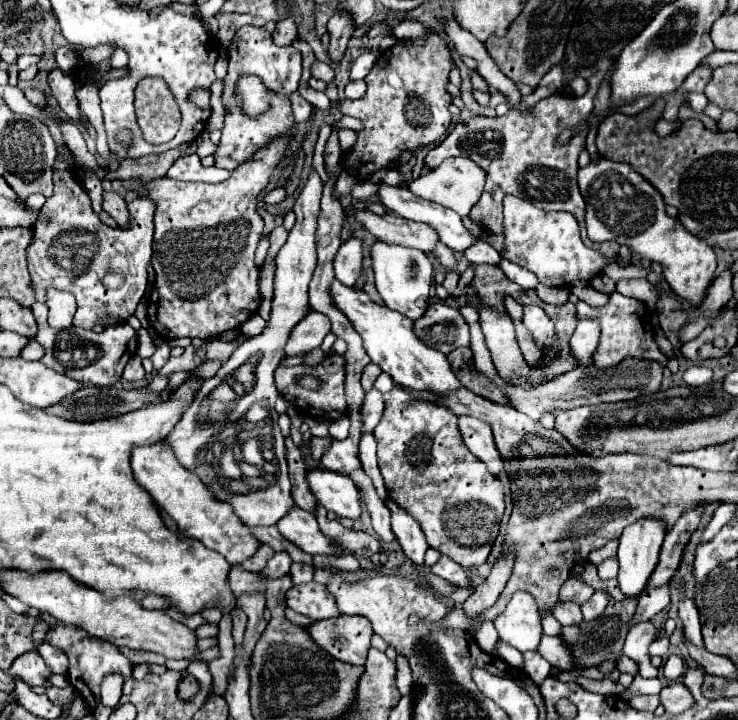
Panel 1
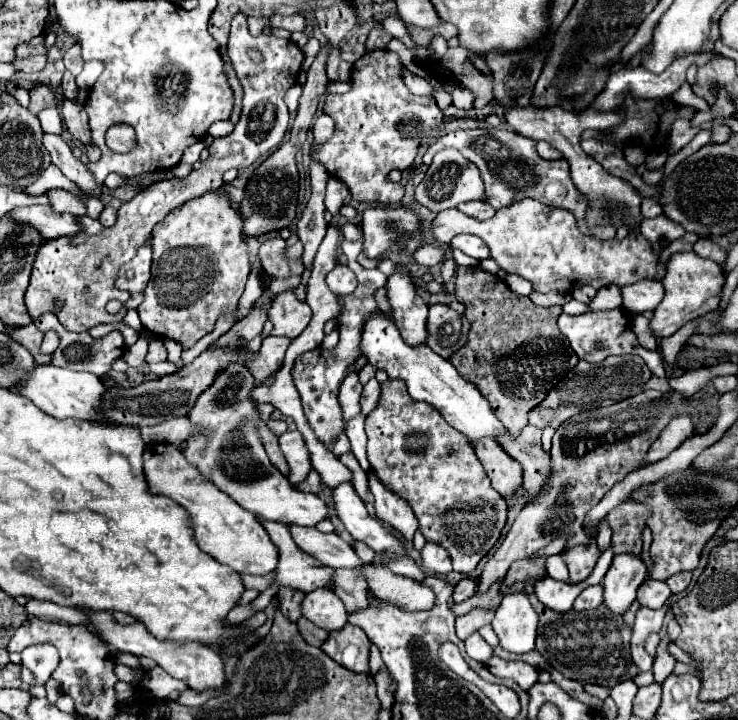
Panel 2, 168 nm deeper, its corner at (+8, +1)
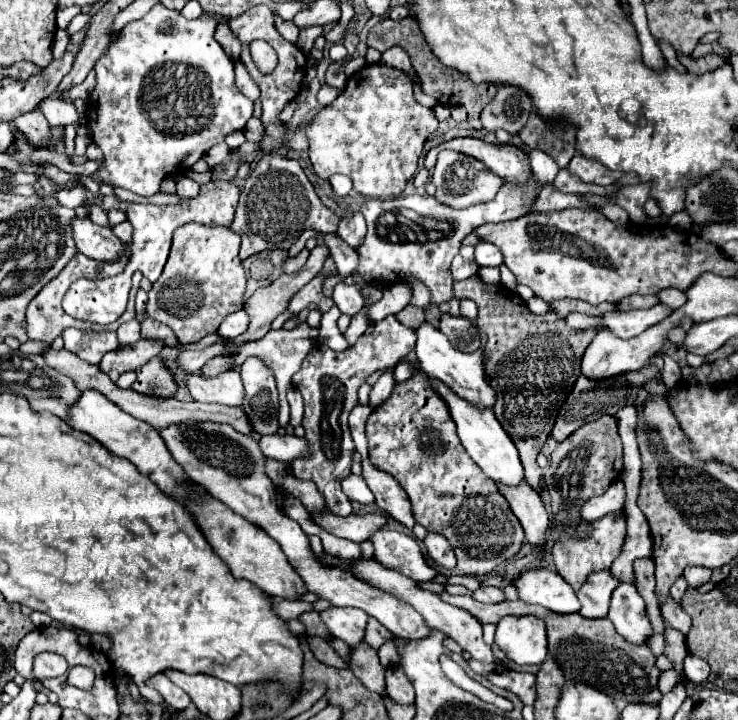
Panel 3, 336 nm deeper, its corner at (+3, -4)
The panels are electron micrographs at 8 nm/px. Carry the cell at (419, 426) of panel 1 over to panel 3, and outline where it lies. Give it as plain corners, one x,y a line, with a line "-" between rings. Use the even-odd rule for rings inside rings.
422,371
414,373
414,377
404,383
396,383
392,395
382,405
374,407
366,421
366,437
372,465
390,473
404,487
412,501
416,523
426,531
442,533
450,541
452,549
458,547
458,571
466,575
488,575
520,551
524,543
524,529
520,521
514,517
514,513
510,513
510,507
498,493
496,483
490,481
490,477
486,477
468,457
466,449
462,449
462,443
454,433
454,421
450,421
446,401
442,401
442,397
430,389
430,381

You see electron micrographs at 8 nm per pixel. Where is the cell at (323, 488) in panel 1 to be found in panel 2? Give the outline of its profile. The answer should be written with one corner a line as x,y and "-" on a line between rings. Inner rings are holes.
349,482
331,488
331,500
337,510
337,518
345,524
347,532
355,540
365,542
375,552
381,552
385,556
405,556
401,542
389,530
385,530
377,518
369,516
363,500
357,496
355,488

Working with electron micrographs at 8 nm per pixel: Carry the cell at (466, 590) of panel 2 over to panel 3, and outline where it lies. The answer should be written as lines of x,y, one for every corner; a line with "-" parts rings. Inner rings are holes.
480,587
478,591
474,591
474,599
482,603
502,603
506,595
498,587

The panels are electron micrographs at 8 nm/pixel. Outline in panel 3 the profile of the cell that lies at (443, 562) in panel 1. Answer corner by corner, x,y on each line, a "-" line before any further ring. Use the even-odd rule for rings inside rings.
428,533
424,537
424,545
426,545
428,555
440,569
452,571
456,567
456,557
454,557
454,551
452,551
450,543
446,541
446,537
442,537
440,533

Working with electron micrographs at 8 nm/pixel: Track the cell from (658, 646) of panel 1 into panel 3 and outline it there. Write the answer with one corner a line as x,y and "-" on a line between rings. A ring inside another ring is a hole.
688,655
684,661
684,673
692,683
704,683
710,675
710,665
694,655

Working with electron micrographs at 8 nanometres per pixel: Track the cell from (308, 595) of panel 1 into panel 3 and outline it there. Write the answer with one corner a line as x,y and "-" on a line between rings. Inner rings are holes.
330,607
320,613
332,637
342,639
350,647
356,647
364,641
368,615
362,609
346,609
346,607

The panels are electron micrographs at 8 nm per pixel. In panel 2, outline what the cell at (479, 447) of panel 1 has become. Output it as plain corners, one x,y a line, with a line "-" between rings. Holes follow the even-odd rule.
477,440
473,450
485,468
491,486
503,498
521,488
521,466
495,440

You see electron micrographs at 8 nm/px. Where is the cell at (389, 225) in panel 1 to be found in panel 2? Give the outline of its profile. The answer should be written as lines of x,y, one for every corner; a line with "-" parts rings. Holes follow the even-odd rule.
519,200
517,204
509,204
505,208
499,208
493,218
483,220
483,222
469,218
459,210
439,212
431,222
431,234
433,234
437,244
447,244
455,234
461,234
461,232
475,234
475,236
483,238
483,242
491,250
491,258
499,264
499,268
503,268
509,274
517,274
517,276
527,278
533,284
533,290
537,290
537,292
549,292
549,290
573,292
575,288
579,288
583,284
591,284
593,288
603,288
607,284
625,286
625,284
633,284
633,282
643,280
643,278
661,280
661,276
665,274
665,268
657,266
659,254
655,254
651,250
651,244
643,236
639,236
639,238
627,236
621,242
619,240
601,242
601,240
595,240
591,236
581,236
573,214
569,214
567,210
561,210
561,208
545,206
537,200

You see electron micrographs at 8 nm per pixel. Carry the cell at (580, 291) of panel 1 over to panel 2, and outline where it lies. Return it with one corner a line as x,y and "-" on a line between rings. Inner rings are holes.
605,286
597,292
597,296
587,304
589,310
607,310
607,308
621,308
621,290
619,286

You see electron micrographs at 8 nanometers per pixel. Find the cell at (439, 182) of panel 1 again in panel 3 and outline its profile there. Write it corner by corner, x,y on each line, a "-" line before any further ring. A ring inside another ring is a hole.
442,151
438,155
438,163
434,167
434,175
432,175
432,183
436,185
436,199
444,205
450,205
454,209
464,209
468,205
476,205
476,203
486,203
492,201
498,193
498,189
502,187
502,179
494,173
490,173
490,169
486,169
478,159
474,157
466,157
462,153
456,151

